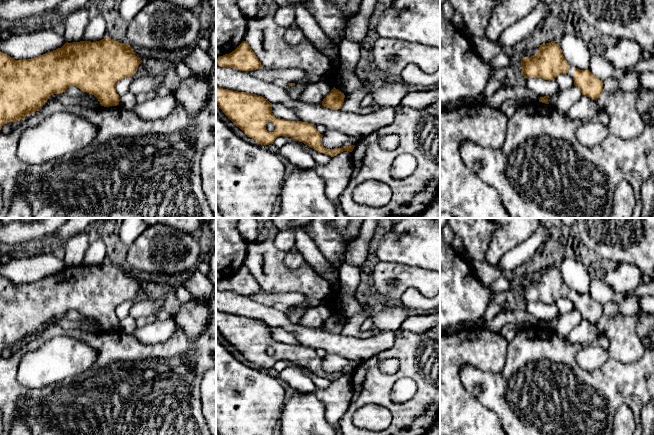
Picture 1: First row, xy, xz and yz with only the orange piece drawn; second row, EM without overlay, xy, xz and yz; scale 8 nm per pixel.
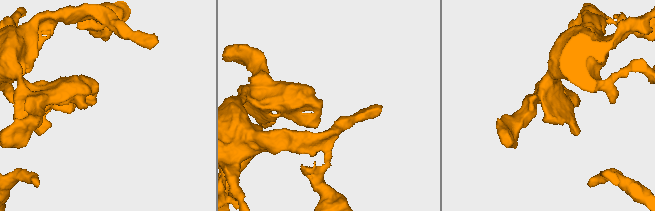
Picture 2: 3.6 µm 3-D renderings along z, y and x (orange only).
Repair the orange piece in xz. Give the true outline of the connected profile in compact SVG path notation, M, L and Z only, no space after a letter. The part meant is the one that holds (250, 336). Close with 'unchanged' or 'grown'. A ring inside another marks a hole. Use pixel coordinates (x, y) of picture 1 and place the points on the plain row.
M216 310L216 328L228 343L261 369L273 368L277 361L286 360L331 381L343 375L352 376L355 371L351 369L335 373L325 372L322 369L323 359L317 355L316 349L275 341L272 337L272 327L262 320ZM267 346L274 348L273 356L266 354Z; unchanged

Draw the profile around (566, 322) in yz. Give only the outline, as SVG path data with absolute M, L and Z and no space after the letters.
M573 309L570 312L564 313L557 317L557 326L555 333L561 337L566 338L569 333L581 322L582 317L580 313Z

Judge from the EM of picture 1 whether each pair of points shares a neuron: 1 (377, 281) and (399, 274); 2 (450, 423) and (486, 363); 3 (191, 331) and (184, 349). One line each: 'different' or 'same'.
1: same
2: same
3: different

